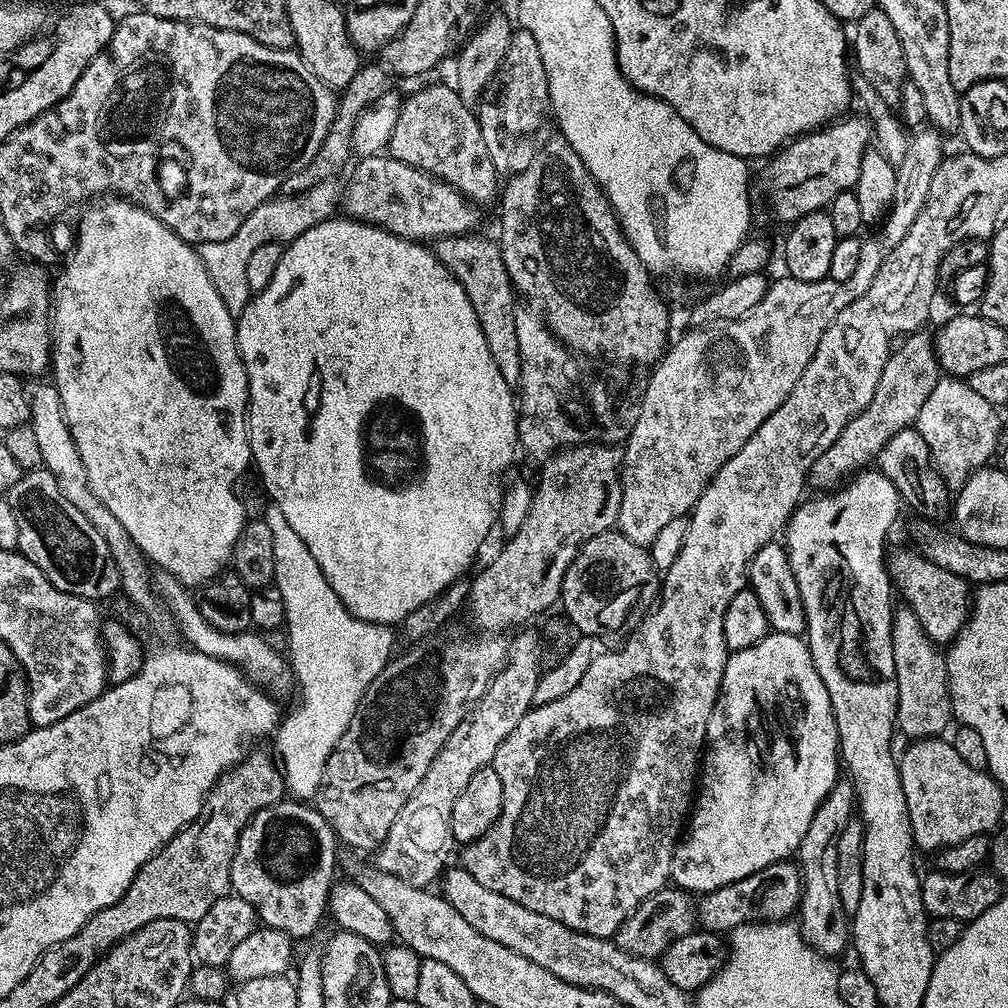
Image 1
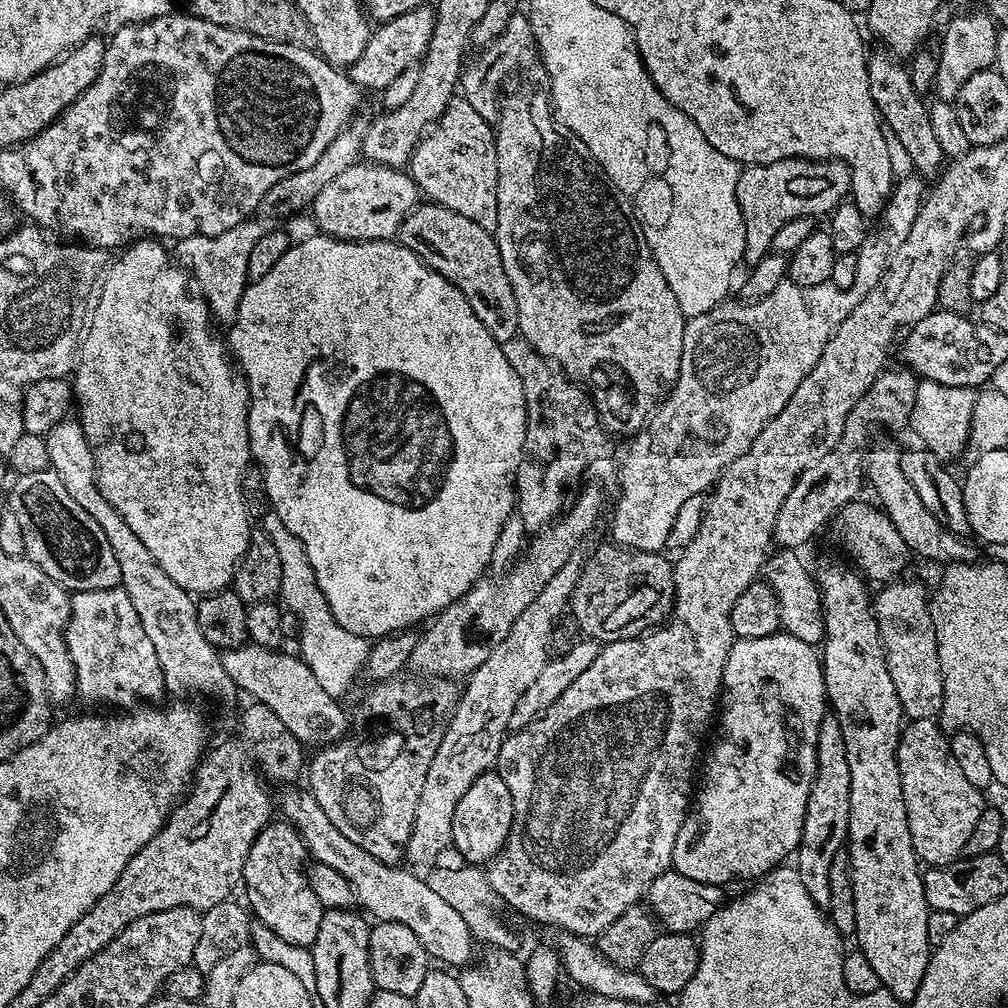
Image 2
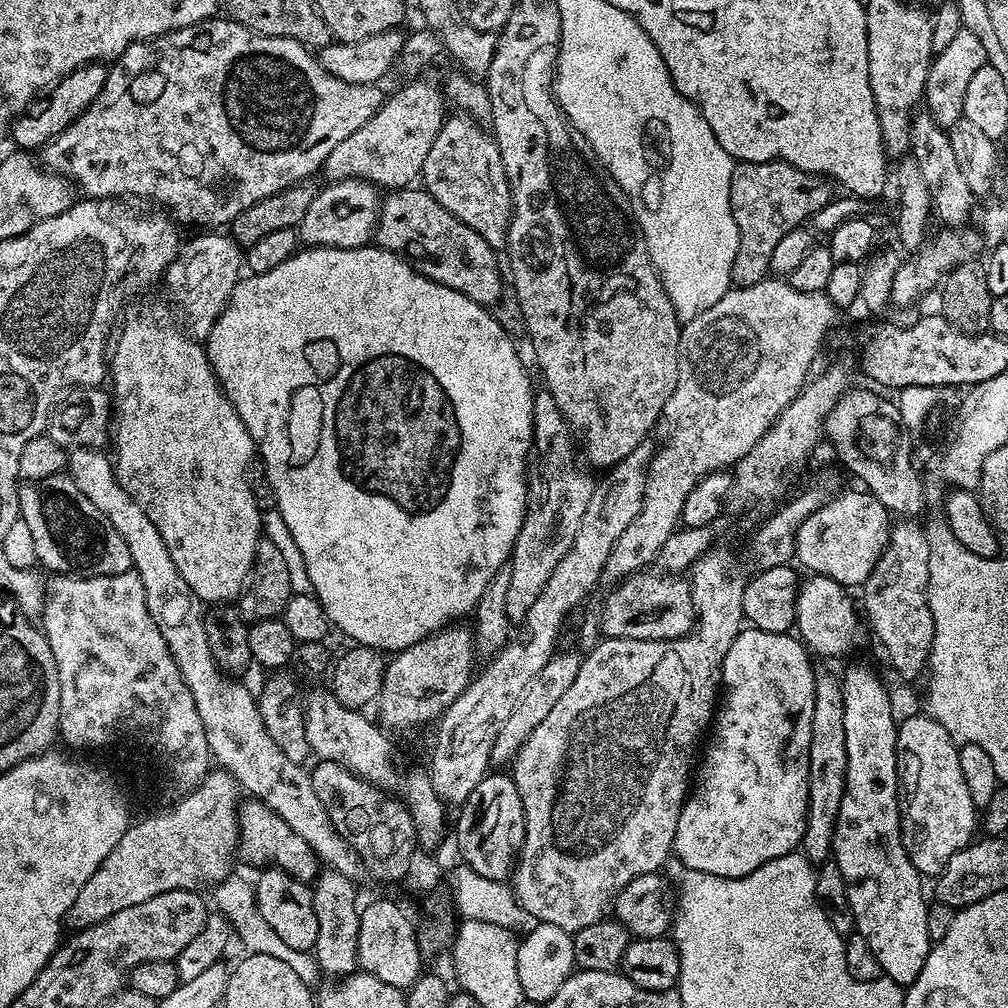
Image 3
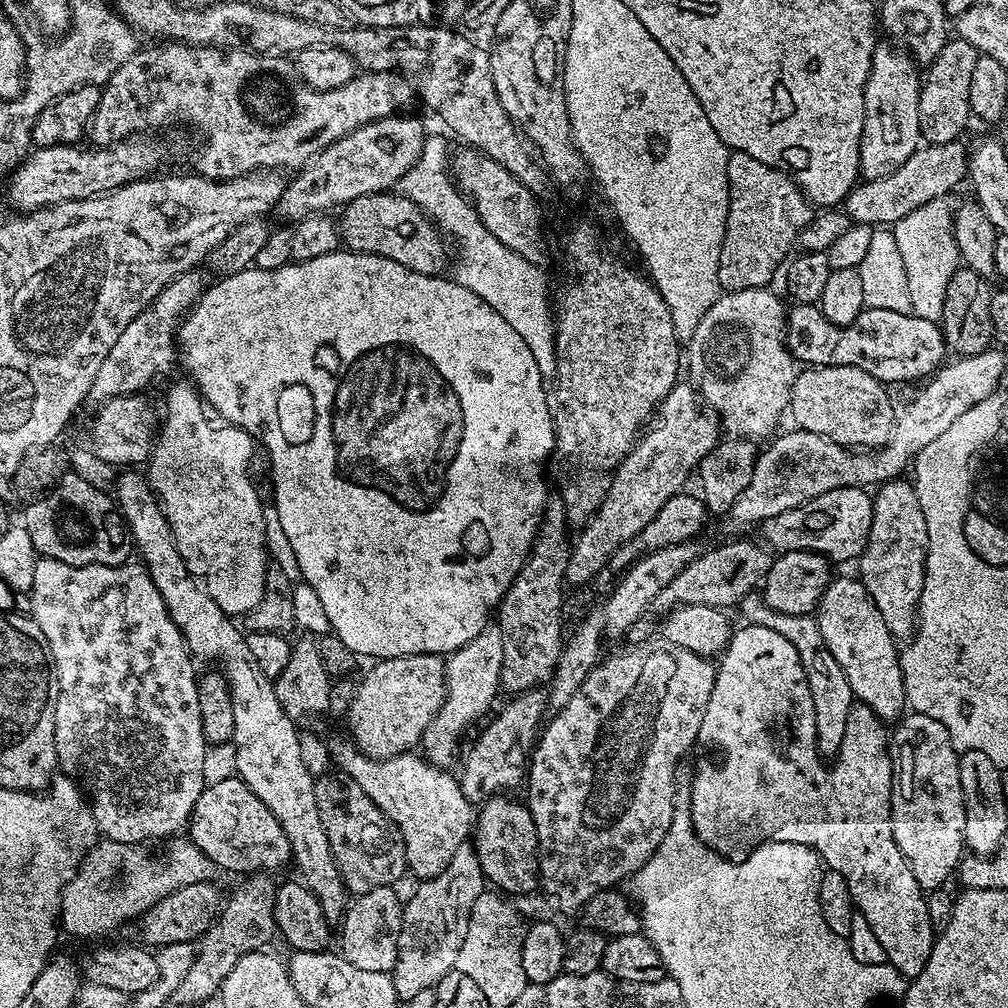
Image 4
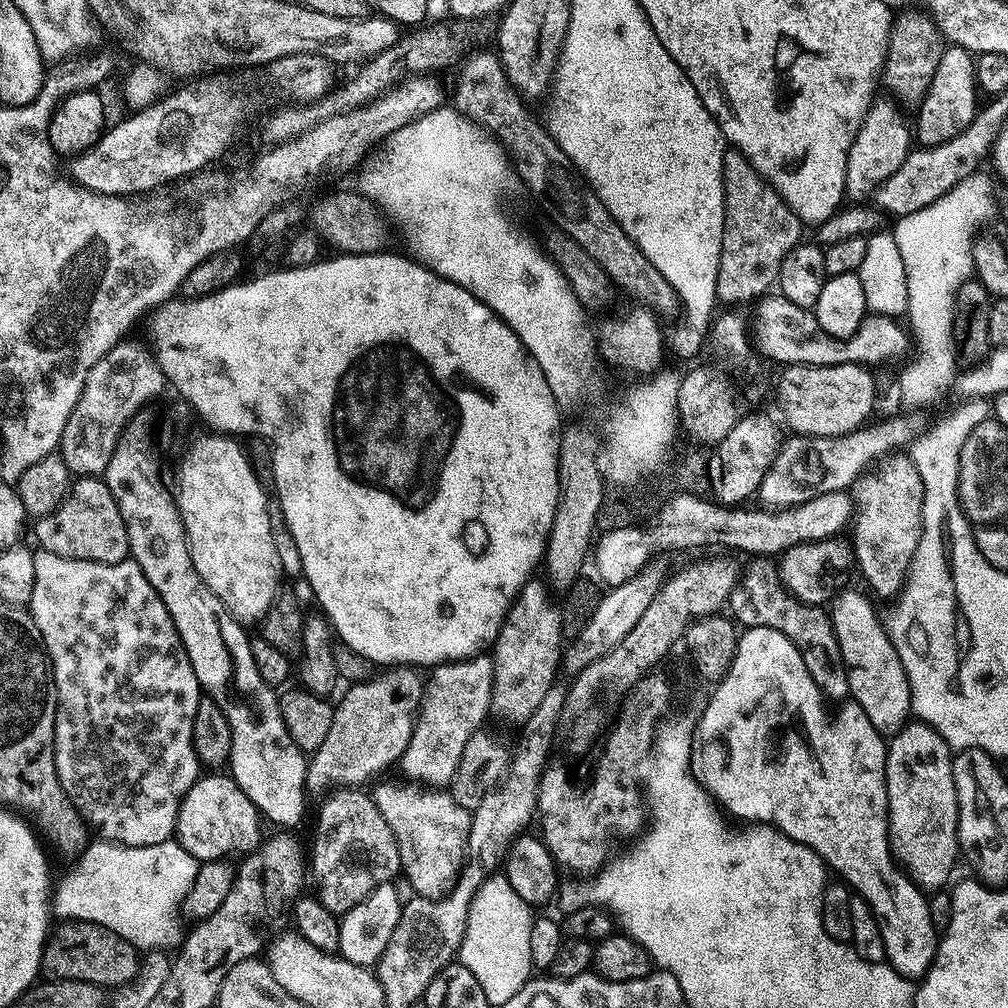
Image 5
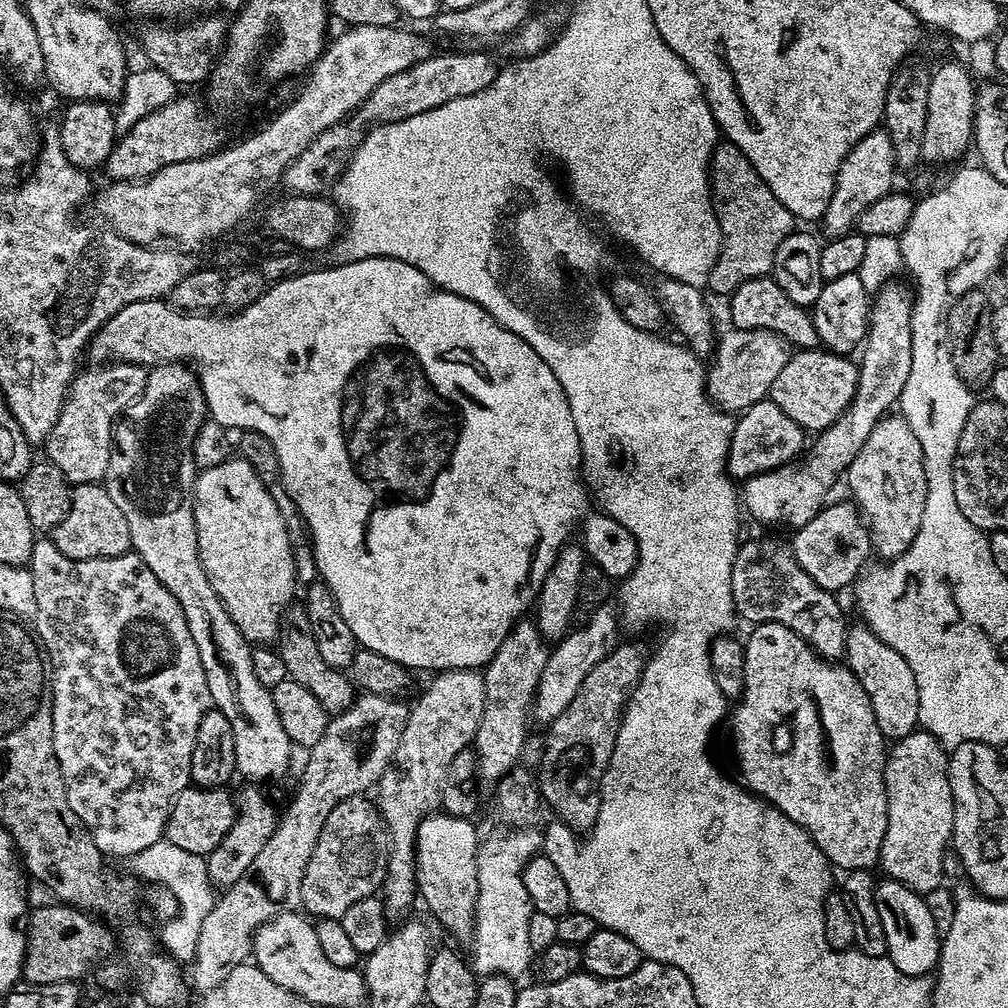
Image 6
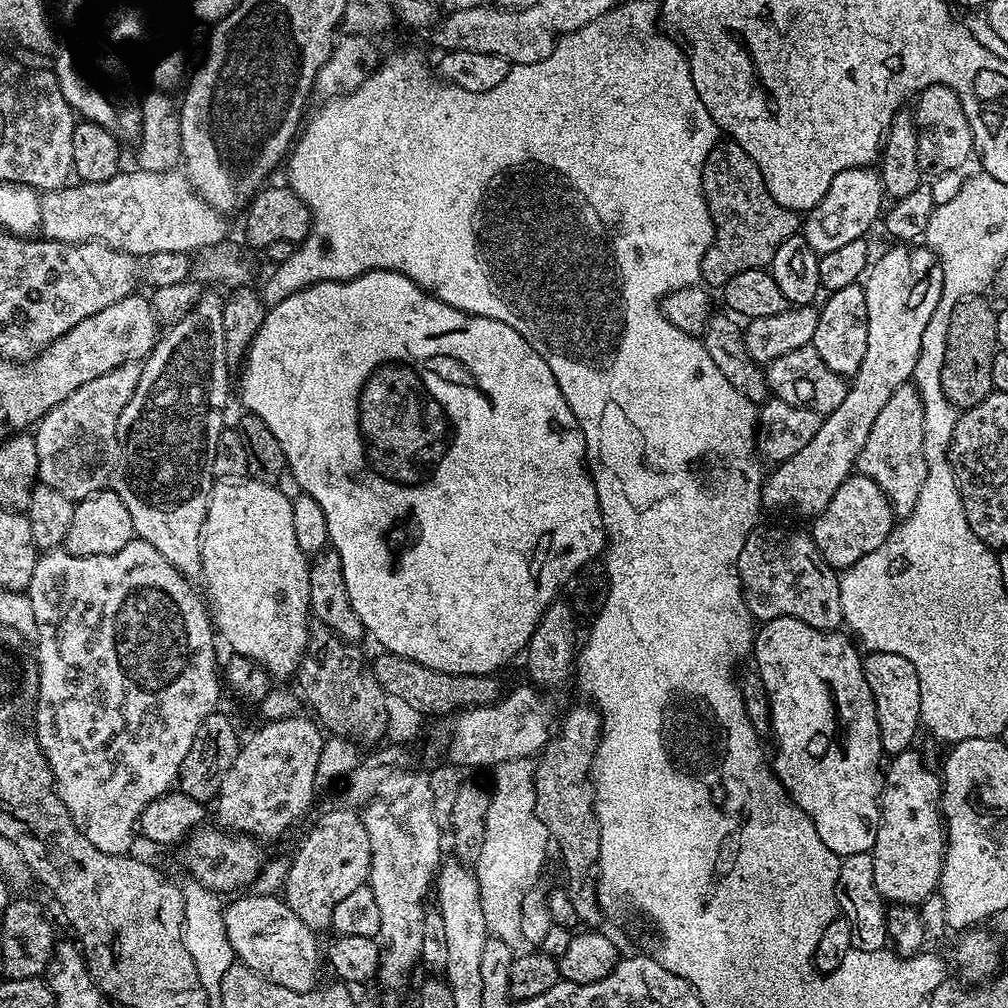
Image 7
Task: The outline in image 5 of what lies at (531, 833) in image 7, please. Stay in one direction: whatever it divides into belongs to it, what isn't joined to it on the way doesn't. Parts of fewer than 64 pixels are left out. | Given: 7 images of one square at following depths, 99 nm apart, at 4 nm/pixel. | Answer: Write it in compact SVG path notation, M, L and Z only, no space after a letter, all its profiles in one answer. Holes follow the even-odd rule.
M496 874L485 875L484 881L480 883L480 888L470 902L458 960L466 966L466 970L470 970L470 974L474 974L474 978L478 978L478 986L482 986L488 1001L494 1006L503 1006L506 1002L510 1002L510 998L514 998L514 994L518 994L518 990L522 990L522 986L534 976L534 965L530 958L530 930L534 908L522 898L518 898L518 890L510 886L507 875L492 875Z

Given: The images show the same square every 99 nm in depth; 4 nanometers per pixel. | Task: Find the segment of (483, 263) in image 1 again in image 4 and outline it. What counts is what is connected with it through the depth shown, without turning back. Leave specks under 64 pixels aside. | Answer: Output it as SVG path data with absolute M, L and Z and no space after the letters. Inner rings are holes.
M391 191L370 193L343 205L340 213L344 213L338 216L343 247L350 252L390 258L398 262L398 266L406 266L406 270L414 270L418 274L441 275L448 264L448 252L450 256L445 237L418 205L403 194L392 195Z

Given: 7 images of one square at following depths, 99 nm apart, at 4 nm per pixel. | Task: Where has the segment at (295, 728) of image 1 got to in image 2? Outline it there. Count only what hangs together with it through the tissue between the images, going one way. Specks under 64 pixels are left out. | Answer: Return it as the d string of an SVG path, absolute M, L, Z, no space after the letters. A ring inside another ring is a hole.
M269 511L262 521L262 527L270 534L270 538L274 538L274 547L278 550L278 559L282 562L282 586L279 599L289 613L292 611L300 619L300 629L298 629L302 646L300 659L306 662L306 666L310 666L310 670L314 670L314 678L318 678L318 683L321 684L322 690L326 690L326 694L344 698L344 695L351 690L356 676L358 680L363 673L370 647L369 641L365 637L350 634L350 630L338 626L314 578L310 558L306 558L306 550L302 542L298 542L298 538L294 538L294 534L286 530L286 522L282 522L282 518L278 518L276 512Z

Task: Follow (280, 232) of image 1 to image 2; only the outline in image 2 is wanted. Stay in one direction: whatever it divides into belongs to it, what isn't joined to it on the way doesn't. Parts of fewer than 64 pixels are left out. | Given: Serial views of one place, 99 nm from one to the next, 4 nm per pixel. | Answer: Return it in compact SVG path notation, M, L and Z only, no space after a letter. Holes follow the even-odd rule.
M249 218L238 222L238 226L226 230L226 234L191 236L185 240L175 241L174 252L175 248L177 252L175 255L177 257L180 255L181 261L188 260L187 267L190 269L191 279L194 281L199 295L203 296L204 301L208 303L208 311L212 313L213 321L217 325L231 326L236 320L238 306L242 302L242 294L250 283L248 279L250 253L254 251L258 238L262 238L262 234L266 234L270 230L267 219L256 219Z

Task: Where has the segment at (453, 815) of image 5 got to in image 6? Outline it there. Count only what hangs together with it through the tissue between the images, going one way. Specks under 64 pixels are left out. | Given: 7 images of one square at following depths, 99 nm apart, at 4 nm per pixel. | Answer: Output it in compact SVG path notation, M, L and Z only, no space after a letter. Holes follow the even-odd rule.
M433 814L427 816L418 826L416 835L416 887L419 899L436 915L435 923L445 928L456 940L471 941L472 932L476 929L476 899L478 898L478 870L476 853L478 839L476 828L471 819L463 816Z

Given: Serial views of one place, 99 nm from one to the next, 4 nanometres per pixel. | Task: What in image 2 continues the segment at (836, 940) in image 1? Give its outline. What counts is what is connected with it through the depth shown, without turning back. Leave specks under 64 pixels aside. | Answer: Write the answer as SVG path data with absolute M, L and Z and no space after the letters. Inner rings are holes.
M826 714L818 728L818 746L816 747L816 773L810 786L810 794L806 802L806 814L802 822L800 847L794 853L794 867L798 878L802 878L802 886L806 886L810 898L819 908L827 909L830 902L830 865L834 863L834 854L845 847L850 826L850 758L846 754L846 738L842 738L842 726L835 714Z

